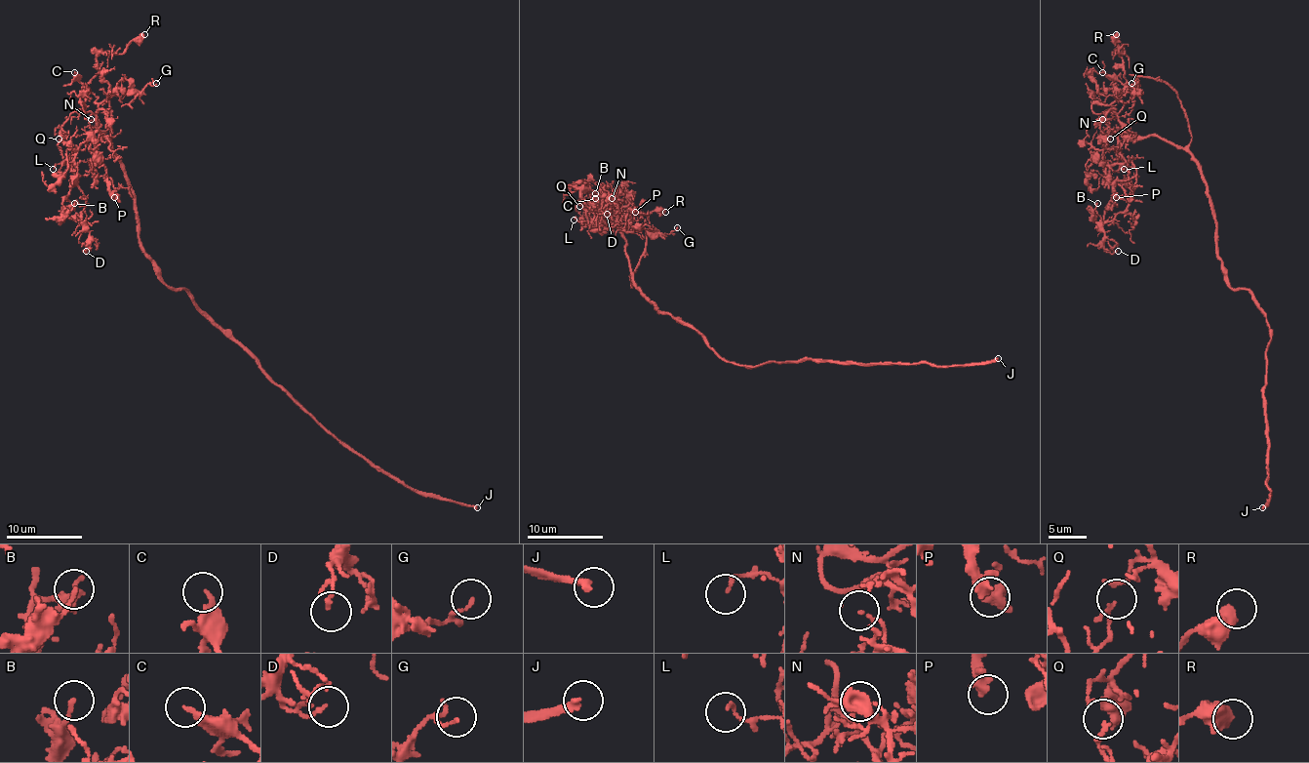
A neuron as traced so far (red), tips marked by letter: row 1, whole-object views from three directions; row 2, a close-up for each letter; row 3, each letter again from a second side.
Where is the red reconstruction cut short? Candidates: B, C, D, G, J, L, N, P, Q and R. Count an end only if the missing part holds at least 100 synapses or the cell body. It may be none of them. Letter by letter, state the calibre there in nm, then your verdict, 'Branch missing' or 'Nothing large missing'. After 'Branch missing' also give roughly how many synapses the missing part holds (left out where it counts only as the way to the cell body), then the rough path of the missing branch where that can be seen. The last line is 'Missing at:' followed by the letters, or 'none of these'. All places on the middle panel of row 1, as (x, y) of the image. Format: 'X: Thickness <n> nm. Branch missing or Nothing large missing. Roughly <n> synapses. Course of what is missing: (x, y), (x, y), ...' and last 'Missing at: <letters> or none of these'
B: Thickness 180 nm. Nothing large missing
C: Thickness 200 nm. Nothing large missing
D: Thickness 130 nm. Nothing large missing
G: Thickness 130 nm. Nothing large missing
J: Thickness 240 nm. Branch missing
L: Thickness 130 nm. Nothing large missing
N: Thickness 130 nm. Nothing large missing
P: Thickness 440 nm. Nothing large missing
Q: Thickness 80 nm. Nothing large missing
R: Thickness 600 nm. Nothing large missing
Missing at: J

